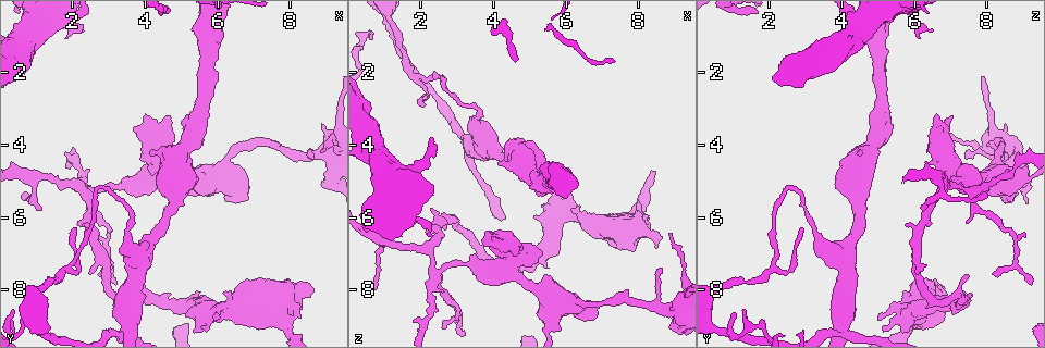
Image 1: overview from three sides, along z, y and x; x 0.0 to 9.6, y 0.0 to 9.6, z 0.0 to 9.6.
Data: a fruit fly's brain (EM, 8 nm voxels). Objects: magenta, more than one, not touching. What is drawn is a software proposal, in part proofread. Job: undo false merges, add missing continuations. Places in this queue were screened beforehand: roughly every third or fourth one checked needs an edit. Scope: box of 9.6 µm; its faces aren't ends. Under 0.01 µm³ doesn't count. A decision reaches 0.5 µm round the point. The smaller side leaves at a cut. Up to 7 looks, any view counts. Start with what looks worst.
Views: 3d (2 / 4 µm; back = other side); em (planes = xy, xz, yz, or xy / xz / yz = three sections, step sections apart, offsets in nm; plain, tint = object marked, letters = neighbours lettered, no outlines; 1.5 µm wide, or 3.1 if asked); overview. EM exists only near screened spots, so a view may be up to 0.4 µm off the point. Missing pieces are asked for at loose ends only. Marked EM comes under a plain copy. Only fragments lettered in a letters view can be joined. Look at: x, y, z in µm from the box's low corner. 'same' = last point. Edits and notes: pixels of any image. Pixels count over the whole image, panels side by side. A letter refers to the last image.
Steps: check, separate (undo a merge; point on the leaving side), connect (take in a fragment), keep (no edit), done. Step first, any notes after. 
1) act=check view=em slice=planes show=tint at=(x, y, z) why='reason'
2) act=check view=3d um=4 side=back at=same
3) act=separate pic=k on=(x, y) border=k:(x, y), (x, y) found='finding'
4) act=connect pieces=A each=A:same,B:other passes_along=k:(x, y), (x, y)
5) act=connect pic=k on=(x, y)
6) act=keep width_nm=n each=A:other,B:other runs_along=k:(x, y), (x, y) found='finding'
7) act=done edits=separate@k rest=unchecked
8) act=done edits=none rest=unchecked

act=check view=3d um=2 at=(2.35, 5.20, 7.50) why='branch point'

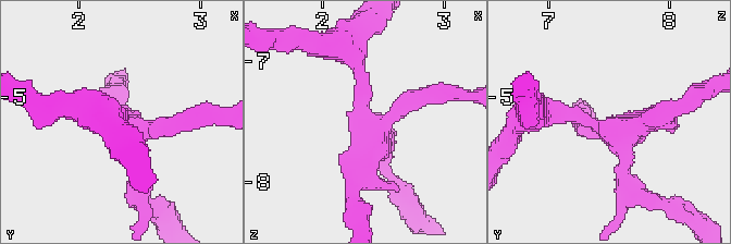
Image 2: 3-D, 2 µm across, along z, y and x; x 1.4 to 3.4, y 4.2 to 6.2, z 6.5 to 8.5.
act=check view=em slice=xz step=8 show=tint at=(2.38, 5.26, 7.50) arms=4

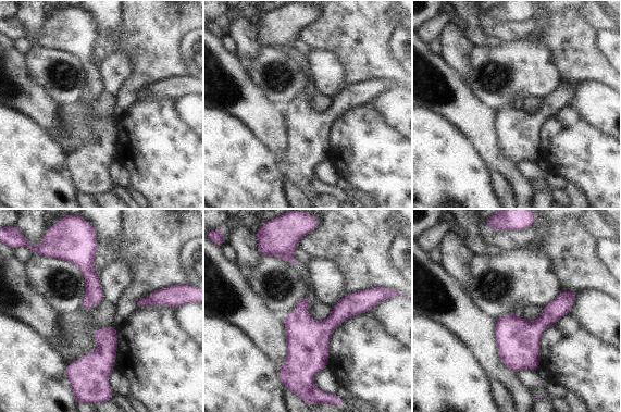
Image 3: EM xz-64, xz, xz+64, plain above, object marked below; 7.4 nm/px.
act=check view=em slice=planes show=letters at=same

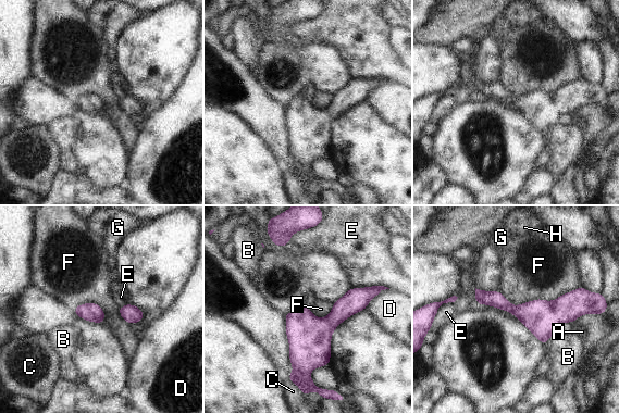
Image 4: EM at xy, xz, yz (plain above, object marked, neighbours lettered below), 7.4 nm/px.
act=keep each=A:other,B:other,C:other,D:other,E:other,F:other,G:other,H:other runs_along=4:(478, 292), (516, 311), (596, 308) found='one neuron here'

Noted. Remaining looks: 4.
act=check view=3d um=4 at=(0.70, 5.30, 8.00) why='an open end'

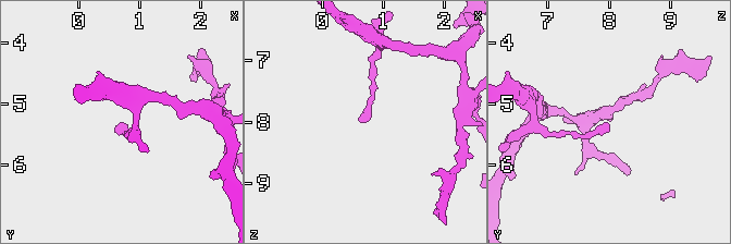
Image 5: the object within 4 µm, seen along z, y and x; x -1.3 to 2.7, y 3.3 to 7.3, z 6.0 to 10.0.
act=check view=em slice=yz step=4 show=tint at=(0.60, 5.30, 8.00)

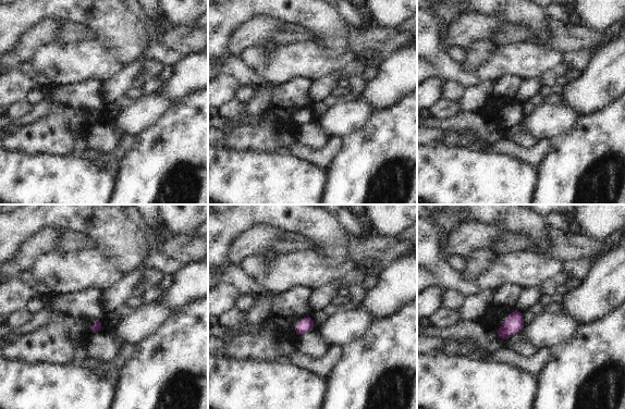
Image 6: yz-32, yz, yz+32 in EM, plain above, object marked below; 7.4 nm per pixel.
act=check view=em slice=planes show=letters at=same

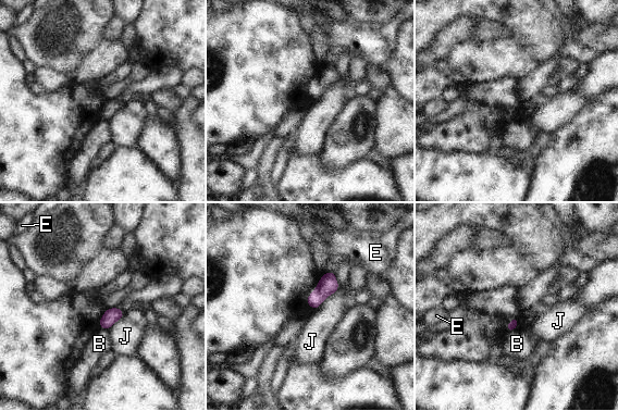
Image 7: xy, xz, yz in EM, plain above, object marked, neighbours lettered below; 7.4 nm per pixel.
act=keep longest_contact=J:260nm each=B:other,E:other,J:other found='no lettered fragment goes on from it'

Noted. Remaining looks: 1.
act=done edits=none rest=unchecked

